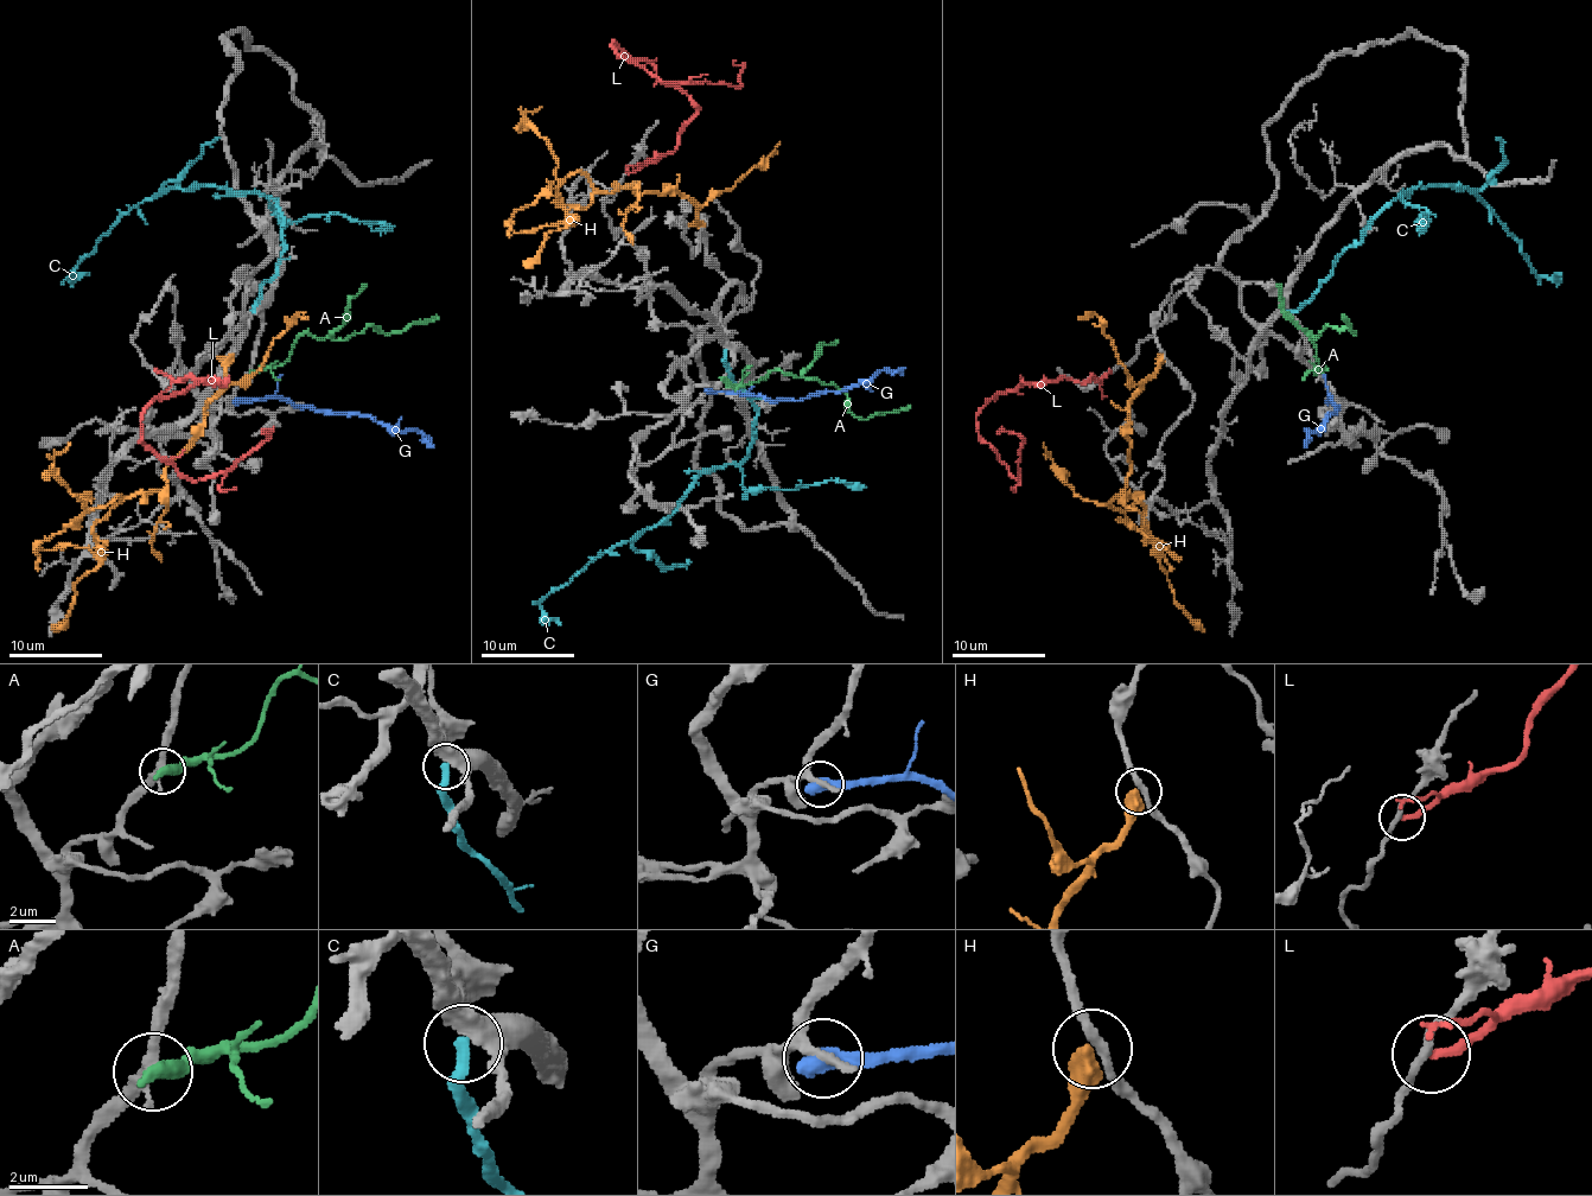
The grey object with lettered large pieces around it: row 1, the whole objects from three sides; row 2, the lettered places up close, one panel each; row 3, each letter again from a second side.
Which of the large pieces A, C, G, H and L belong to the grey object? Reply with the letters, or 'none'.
none

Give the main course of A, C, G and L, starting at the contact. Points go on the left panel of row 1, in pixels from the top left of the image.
A: (252, 373), (280, 366), (290, 356), (292, 344), (305, 332), (348, 339), (373, 326), (392, 332), (438, 317)
C: (254, 312), (285, 247), (282, 214), (266, 196), (224, 186), (164, 189), (133, 204), (68, 274), (89, 272)
G: (240, 400), (282, 399), (341, 414), (370, 414), (401, 431), (418, 431), (434, 447)
L: (157, 370), (224, 382), (157, 399), (140, 417), (140, 438), (191, 479), (227, 472), (271, 431), (263, 433)

